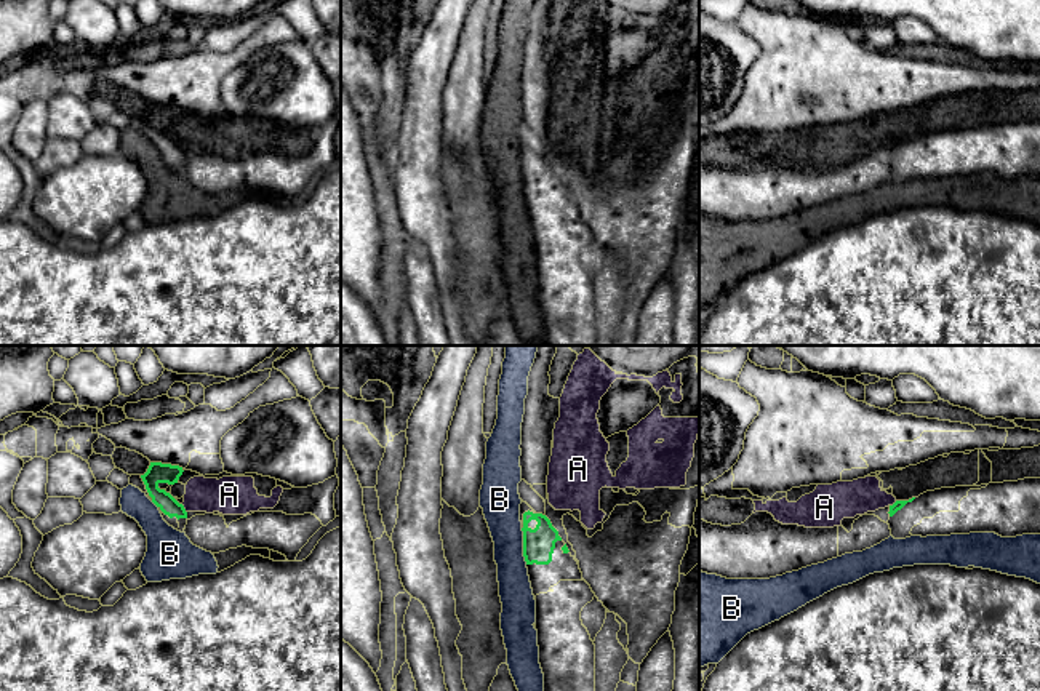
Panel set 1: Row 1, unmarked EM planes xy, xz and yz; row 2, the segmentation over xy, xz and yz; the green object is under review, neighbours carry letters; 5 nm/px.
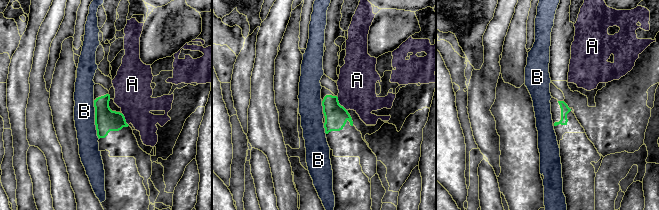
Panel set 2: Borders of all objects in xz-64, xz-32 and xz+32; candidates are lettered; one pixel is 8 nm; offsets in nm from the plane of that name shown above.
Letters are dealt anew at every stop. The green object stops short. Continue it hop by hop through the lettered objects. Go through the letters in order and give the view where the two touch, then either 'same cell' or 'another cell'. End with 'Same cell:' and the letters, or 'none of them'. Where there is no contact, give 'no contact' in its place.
A: xy | same cell
B: xz | another cell
Same cell: A

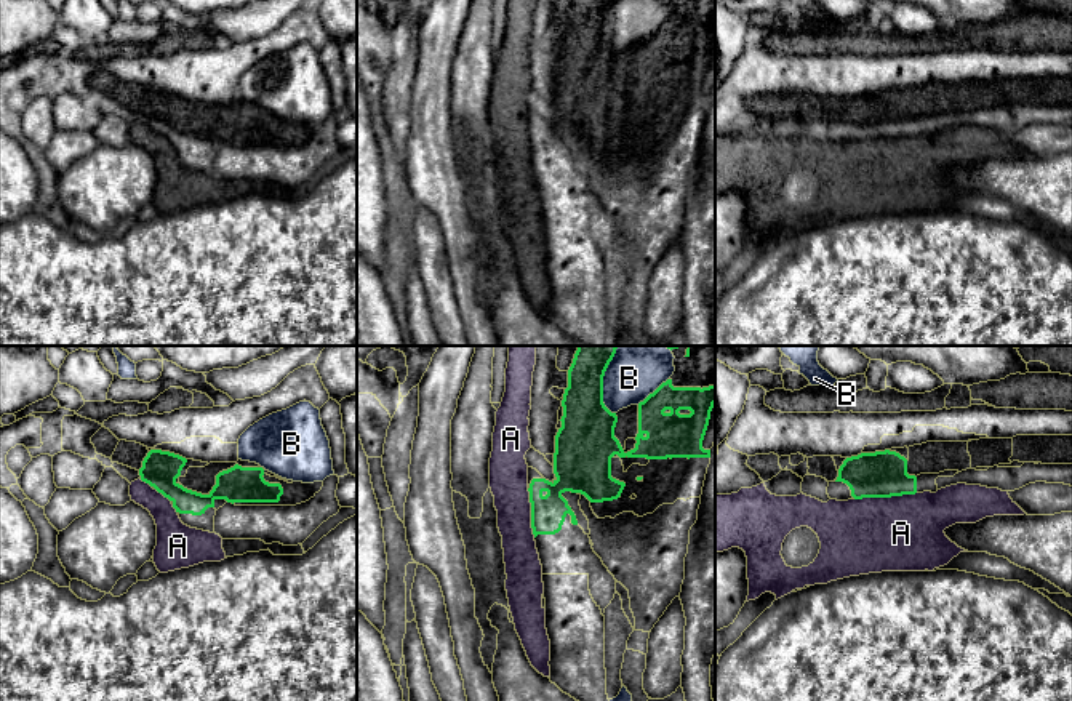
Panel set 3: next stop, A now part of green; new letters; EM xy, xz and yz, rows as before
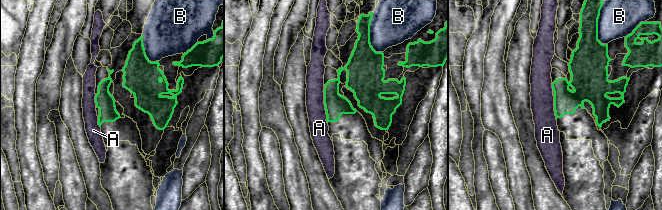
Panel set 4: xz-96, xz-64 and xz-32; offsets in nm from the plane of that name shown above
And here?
A: yz | another cell
B: xz | another cell
Same cell: none of them

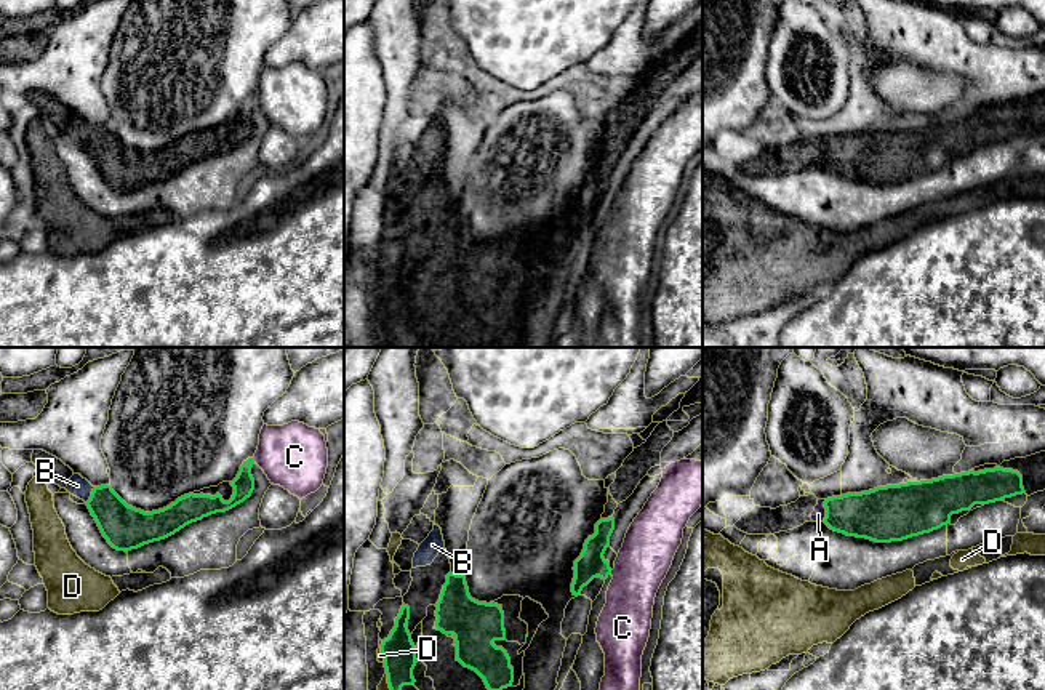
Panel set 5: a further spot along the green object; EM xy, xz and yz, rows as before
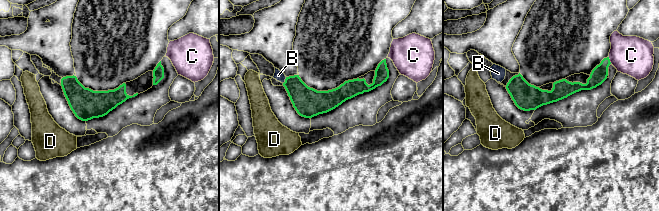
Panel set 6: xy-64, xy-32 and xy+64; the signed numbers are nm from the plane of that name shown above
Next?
A: yz | same cell
B: xy | same cell
C: xy | another cell
D: xz | another cell
Same cell: A, B

